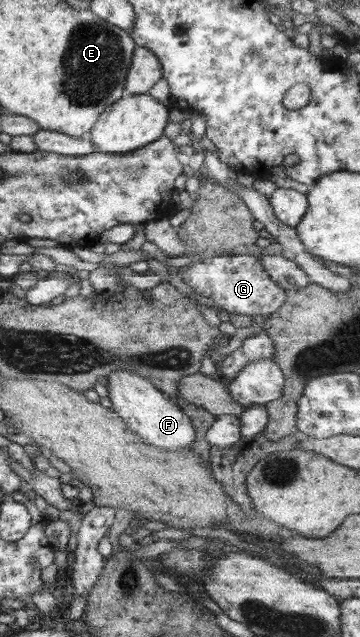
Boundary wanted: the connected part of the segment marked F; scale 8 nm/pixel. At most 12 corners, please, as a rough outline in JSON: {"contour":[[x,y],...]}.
{"contour":[[108,378],[113,409],[169,452],[192,448],[192,418],[147,378]]}

